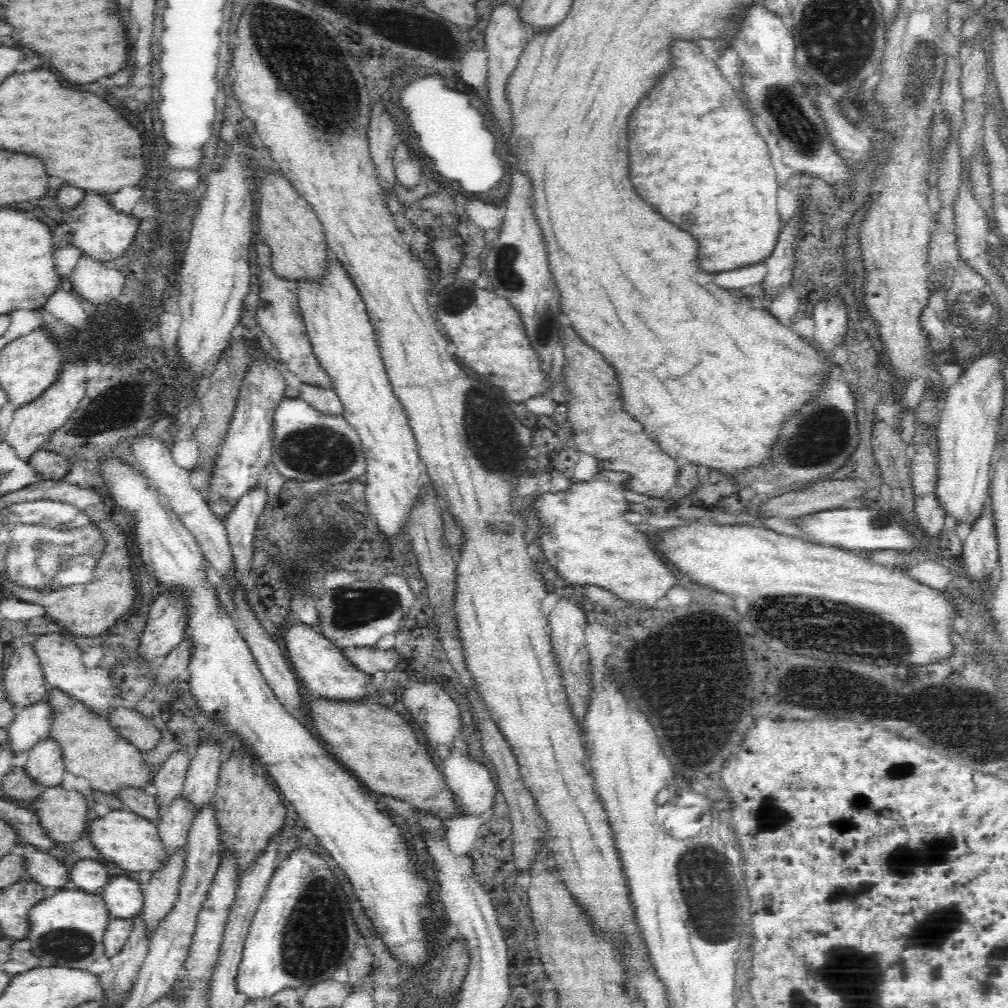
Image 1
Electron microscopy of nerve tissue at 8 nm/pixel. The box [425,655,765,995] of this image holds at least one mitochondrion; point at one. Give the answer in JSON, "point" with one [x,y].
{"point":[709,918]}

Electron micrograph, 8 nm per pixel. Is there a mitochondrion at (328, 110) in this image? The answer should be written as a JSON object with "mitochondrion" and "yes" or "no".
{"mitochondrion":"yes"}

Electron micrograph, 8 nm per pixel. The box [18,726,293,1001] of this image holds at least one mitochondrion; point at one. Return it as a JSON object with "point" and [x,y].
{"point":[65,946]}

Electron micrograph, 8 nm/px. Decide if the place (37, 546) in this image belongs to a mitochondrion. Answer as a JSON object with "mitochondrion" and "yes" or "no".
{"mitochondrion":"yes"}

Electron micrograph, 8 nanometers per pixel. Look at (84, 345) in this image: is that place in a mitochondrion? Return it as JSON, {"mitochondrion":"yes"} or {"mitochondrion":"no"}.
{"mitochondrion":"yes"}

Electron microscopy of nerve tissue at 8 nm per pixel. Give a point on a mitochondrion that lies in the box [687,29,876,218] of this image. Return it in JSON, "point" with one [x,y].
{"point":[793,123]}

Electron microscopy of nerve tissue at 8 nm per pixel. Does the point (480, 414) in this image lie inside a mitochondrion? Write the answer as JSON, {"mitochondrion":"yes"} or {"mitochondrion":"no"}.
{"mitochondrion":"yes"}

